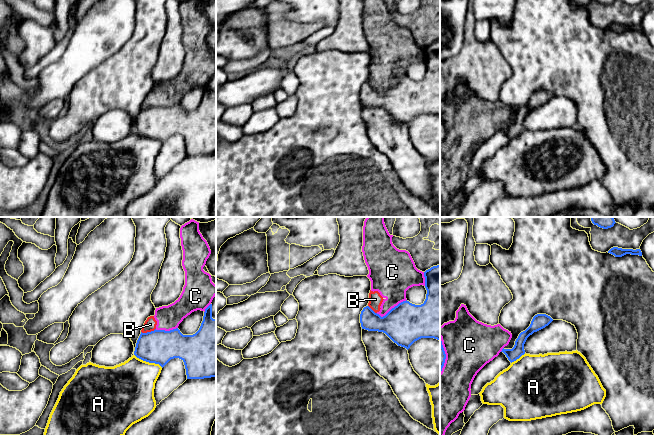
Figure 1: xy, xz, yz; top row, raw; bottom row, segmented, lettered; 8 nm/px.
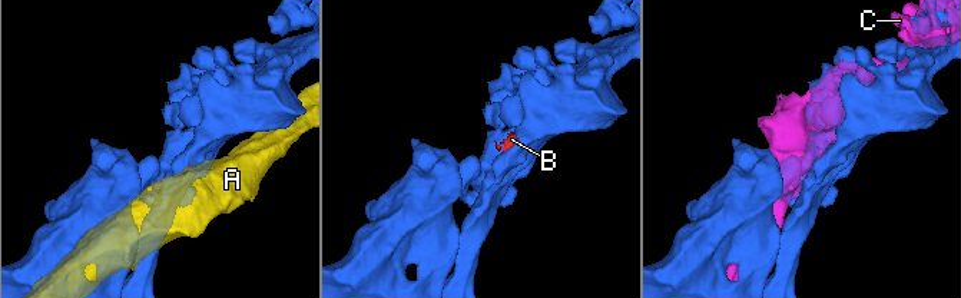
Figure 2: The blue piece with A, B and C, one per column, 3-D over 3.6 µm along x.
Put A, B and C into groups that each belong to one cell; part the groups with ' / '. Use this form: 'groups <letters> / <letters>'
groups A / B C

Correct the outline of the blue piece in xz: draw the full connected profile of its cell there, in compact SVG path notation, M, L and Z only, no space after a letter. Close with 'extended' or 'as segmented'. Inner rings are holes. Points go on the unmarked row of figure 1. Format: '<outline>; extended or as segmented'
M440 41L433 42L424 48L426 75L423 80L415 81L403 77L381 93L369 82L363 84L360 90L362 105L385 109L398 122L407 126L421 114L434 114L440 117Z; as segmented

